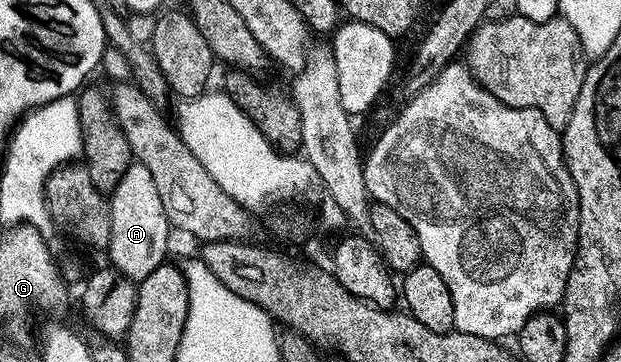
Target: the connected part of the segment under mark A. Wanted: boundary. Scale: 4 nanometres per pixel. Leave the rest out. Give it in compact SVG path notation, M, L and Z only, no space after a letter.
M137 161L129 165L110 194L110 206L112 228L106 254L112 258L111 266L133 281L150 277L150 273L154 273L154 269L158 269L158 265L162 265L169 258L170 226L161 198L158 197L157 186L154 185L153 174L146 169L146 165Z

